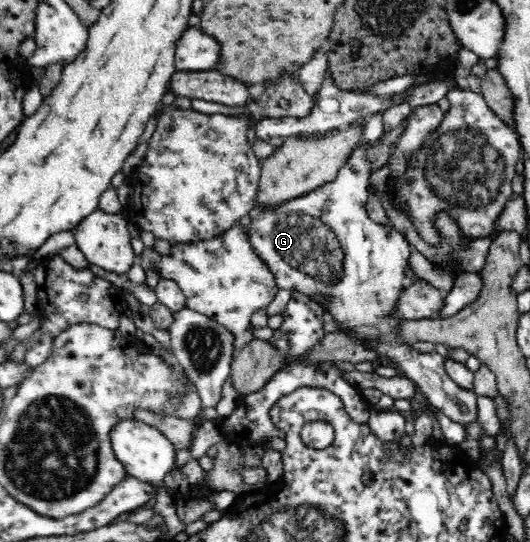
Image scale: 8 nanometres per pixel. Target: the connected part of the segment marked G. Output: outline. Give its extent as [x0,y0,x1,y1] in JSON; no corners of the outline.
[246,130,478,428]

